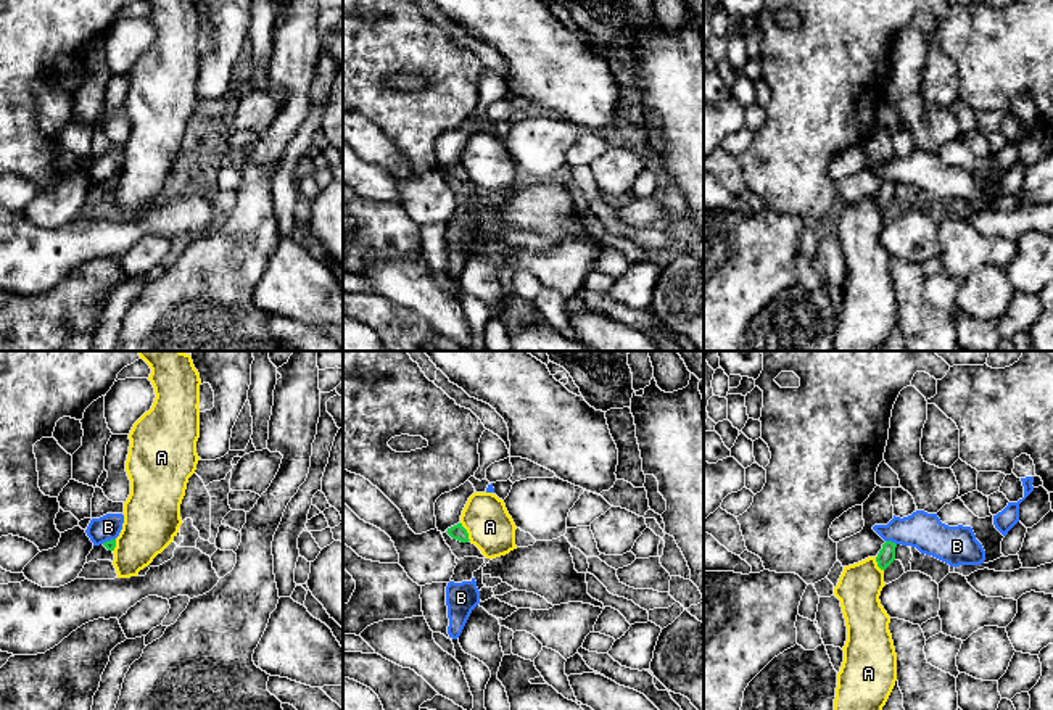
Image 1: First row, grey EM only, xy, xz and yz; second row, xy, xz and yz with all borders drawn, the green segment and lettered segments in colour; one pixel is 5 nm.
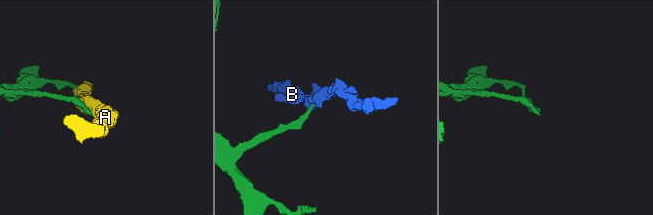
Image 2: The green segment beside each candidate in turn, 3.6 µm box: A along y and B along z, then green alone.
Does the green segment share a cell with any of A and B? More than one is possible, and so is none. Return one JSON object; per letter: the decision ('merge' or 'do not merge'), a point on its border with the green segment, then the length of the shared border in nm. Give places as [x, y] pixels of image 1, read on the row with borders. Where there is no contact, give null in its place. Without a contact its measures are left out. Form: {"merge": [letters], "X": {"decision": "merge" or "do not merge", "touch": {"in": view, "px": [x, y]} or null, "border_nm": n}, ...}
{"merge": [], "A": {"decision": "do not merge", "touch": {"in": "xz", "px": [466, 532]}, "border_nm": 110}, "B": {"decision": "do not merge", "touch": {"in": "yz", "px": [891, 541]}, "border_nm": 60}}

